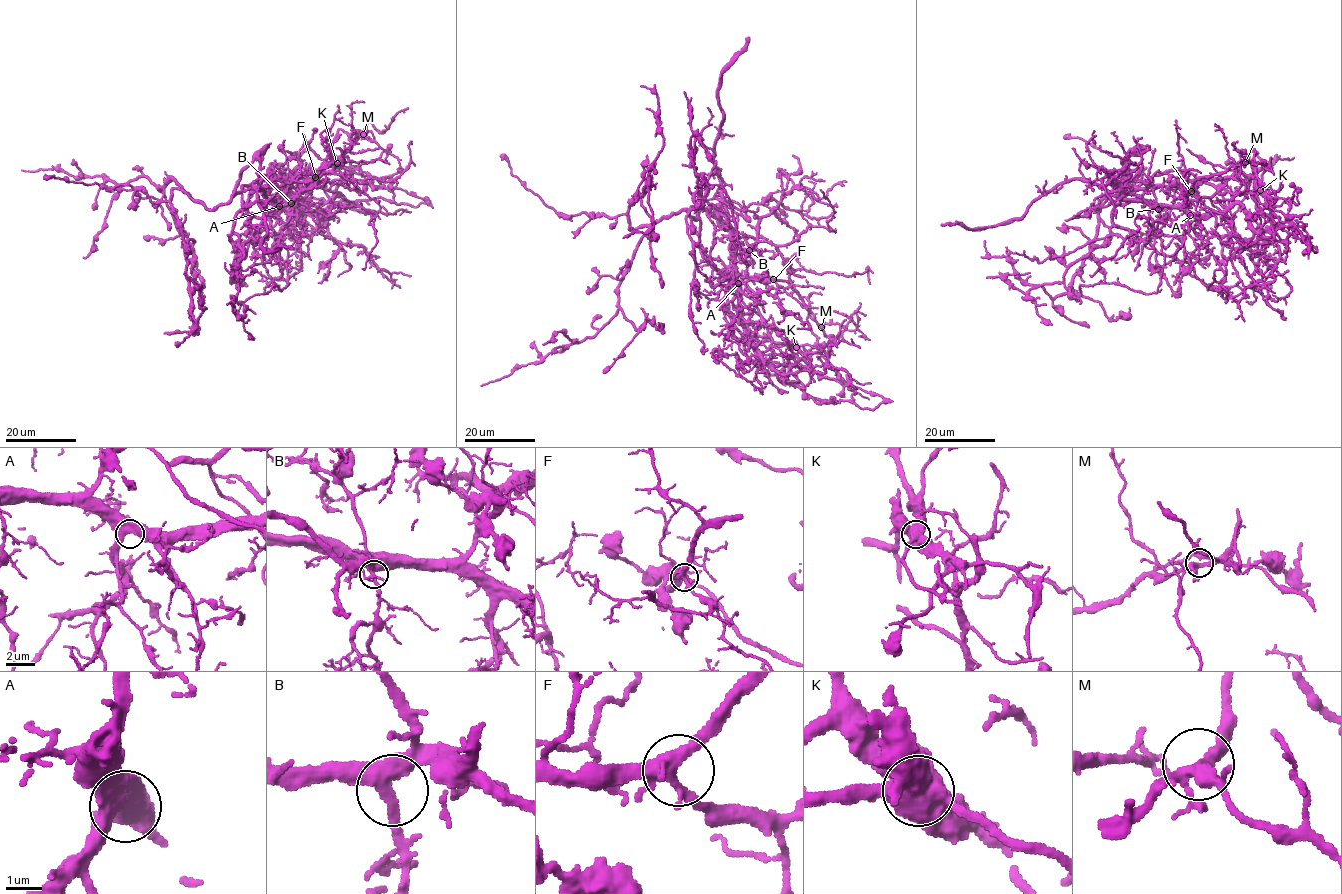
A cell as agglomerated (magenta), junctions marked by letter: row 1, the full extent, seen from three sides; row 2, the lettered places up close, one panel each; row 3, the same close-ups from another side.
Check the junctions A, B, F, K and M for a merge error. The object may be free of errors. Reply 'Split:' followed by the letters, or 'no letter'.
Split: K

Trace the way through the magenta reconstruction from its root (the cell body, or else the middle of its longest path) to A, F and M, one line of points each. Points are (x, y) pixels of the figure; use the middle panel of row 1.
A: (691, 221), (691, 227), (699, 236), (701, 253), (709, 261), (719, 259), (738, 274), (738, 283)
F: (691, 221), (691, 227), (699, 236), (701, 254), (715, 267), (737, 281), (745, 276), (773, 279)
M: (691, 221), (701, 254), (715, 267), (737, 281), (755, 276), (786, 281), (821, 327)

